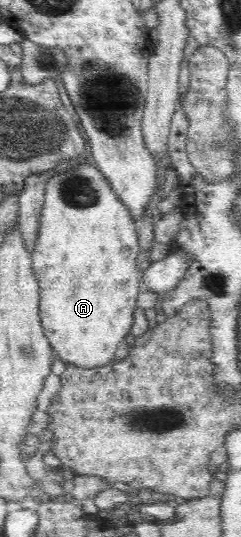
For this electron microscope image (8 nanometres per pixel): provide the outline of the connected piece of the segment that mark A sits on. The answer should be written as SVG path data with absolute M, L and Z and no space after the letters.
M88 163L73 166L65 170L65 172L55 173L46 183L44 193L44 205L40 216L39 230L35 239L35 246L32 248L32 269L37 277L39 285L39 318L45 333L45 337L49 339L51 348L56 354L56 358L61 359L65 364L73 364L79 368L95 368L115 362L115 352L117 347L124 340L127 333L130 332L134 324L133 312L137 308L137 296L139 292L139 279L142 278L142 271L137 266L137 256L139 256L140 246L138 241L138 232L136 230L137 223L131 217L129 209L125 203L115 195L111 189L111 184L107 178L103 176L100 170Z

